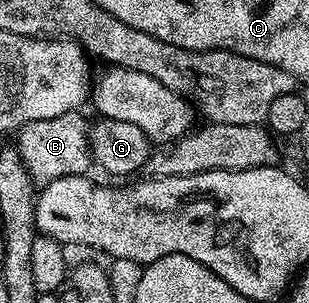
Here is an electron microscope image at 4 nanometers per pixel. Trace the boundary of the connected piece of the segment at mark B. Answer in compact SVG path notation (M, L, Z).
M72 112L53 116L53 120L33 120L19 127L17 149L25 168L31 173L31 179L36 184L46 184L61 176L86 175L87 169L92 169L89 122L81 115L82 113Z

